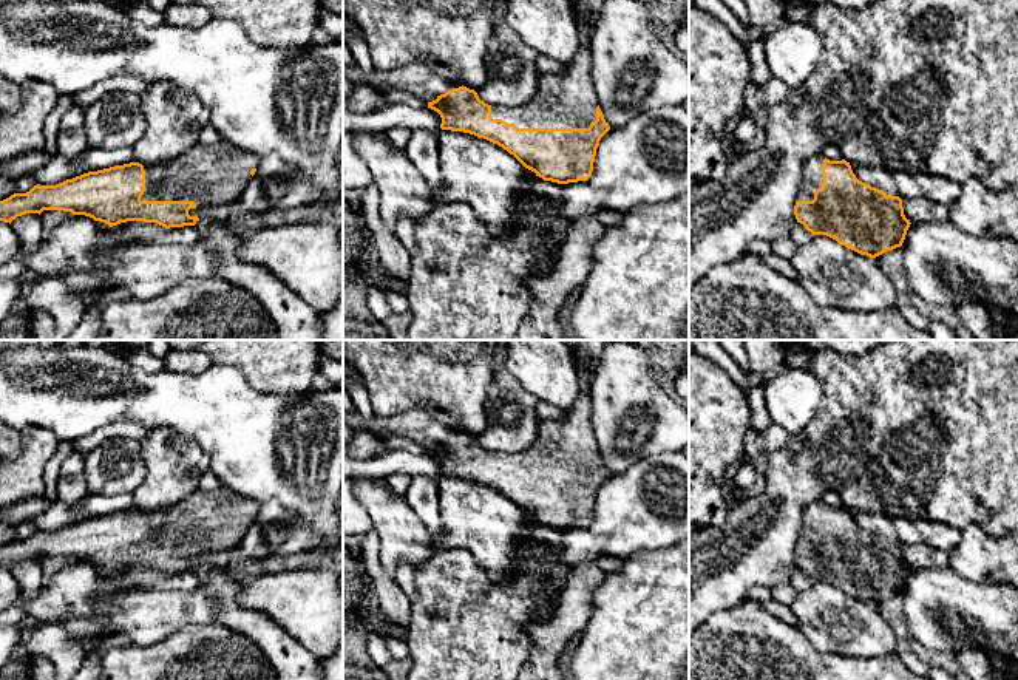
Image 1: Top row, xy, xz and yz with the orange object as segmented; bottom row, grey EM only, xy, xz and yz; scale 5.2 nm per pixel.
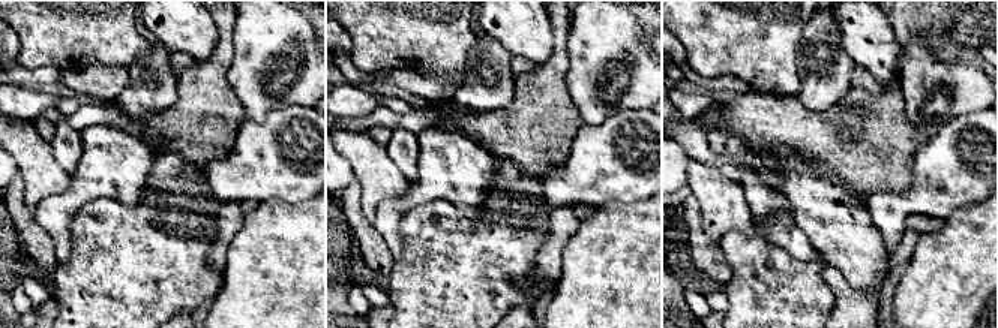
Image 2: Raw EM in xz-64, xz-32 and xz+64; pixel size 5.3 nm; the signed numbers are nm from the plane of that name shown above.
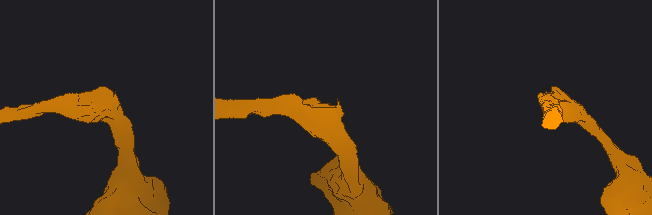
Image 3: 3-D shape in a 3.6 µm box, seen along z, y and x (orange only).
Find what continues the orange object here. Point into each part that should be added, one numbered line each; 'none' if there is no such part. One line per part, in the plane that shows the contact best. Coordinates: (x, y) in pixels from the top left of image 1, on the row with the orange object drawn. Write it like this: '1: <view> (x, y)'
1: xz (567, 99)

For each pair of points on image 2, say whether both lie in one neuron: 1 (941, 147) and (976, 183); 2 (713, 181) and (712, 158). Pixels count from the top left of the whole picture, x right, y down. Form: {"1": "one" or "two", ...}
{"1": "one", "2": "two"}

